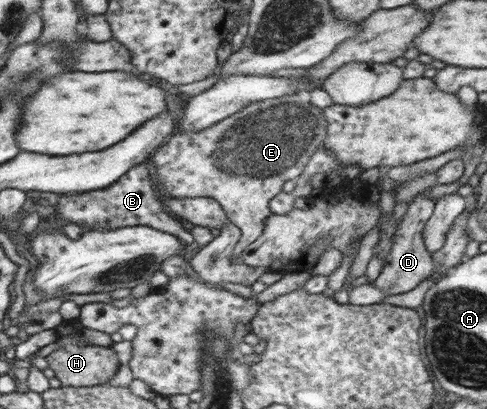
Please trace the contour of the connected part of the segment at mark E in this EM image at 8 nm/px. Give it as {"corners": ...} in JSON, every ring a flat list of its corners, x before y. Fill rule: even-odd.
{"corners":[[300,92,252,102,236,114,197,132,180,131,162,143,151,159,156,165,157,179,165,189,159,193,166,202,170,198,185,197,214,199,223,209,228,222,241,232,241,238,232,251,234,262,241,265,238,256,261,235,264,221,271,215,268,203,281,192,284,181,302,173,308,157,318,146,322,146,327,125,323,107,312,107,310,94]]}

